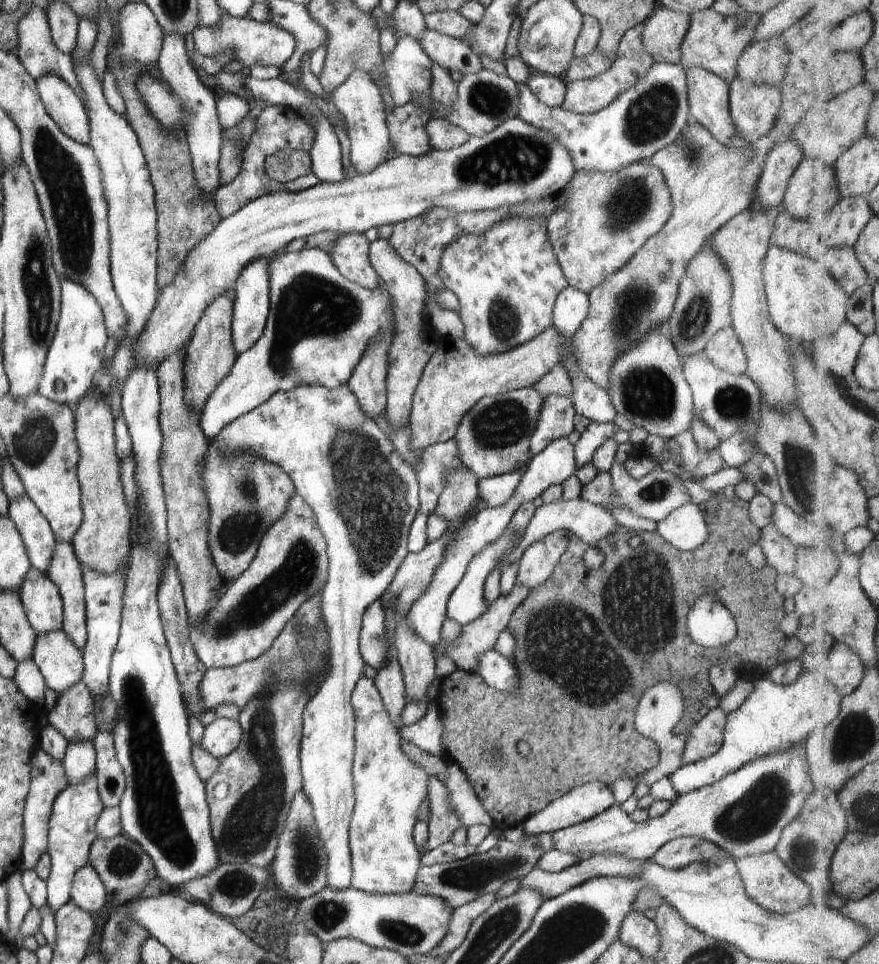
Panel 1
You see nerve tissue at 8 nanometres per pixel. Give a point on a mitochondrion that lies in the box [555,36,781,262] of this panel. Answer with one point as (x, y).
(650, 116)

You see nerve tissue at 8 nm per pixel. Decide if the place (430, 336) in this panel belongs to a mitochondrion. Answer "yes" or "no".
no

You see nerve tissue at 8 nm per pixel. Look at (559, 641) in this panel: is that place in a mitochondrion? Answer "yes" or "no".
yes

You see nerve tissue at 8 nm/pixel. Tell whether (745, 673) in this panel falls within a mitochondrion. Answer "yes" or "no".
no

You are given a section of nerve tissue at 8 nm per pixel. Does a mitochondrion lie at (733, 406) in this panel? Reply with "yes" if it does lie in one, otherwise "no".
yes

